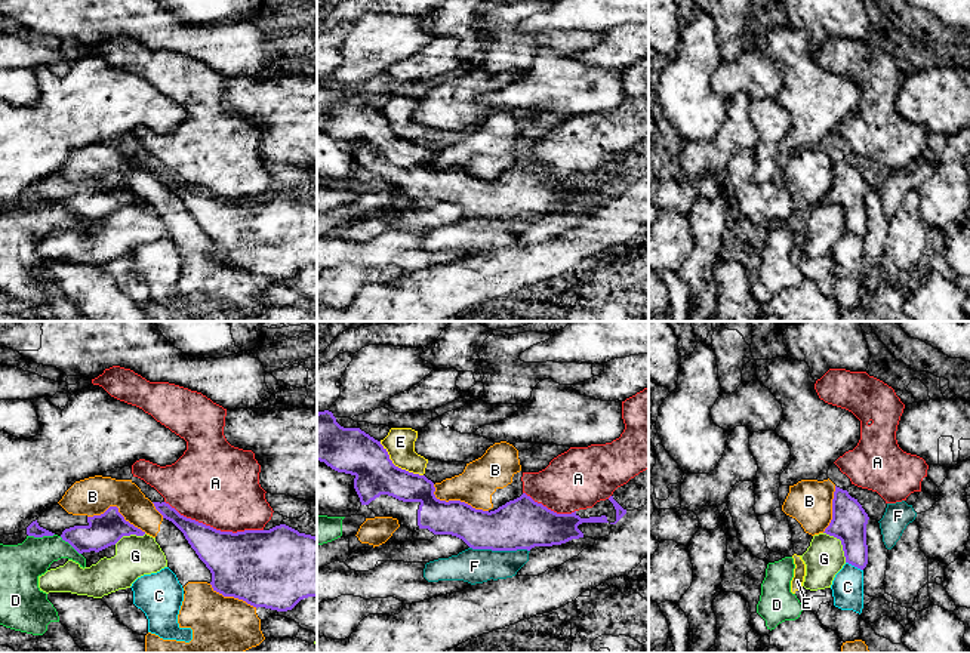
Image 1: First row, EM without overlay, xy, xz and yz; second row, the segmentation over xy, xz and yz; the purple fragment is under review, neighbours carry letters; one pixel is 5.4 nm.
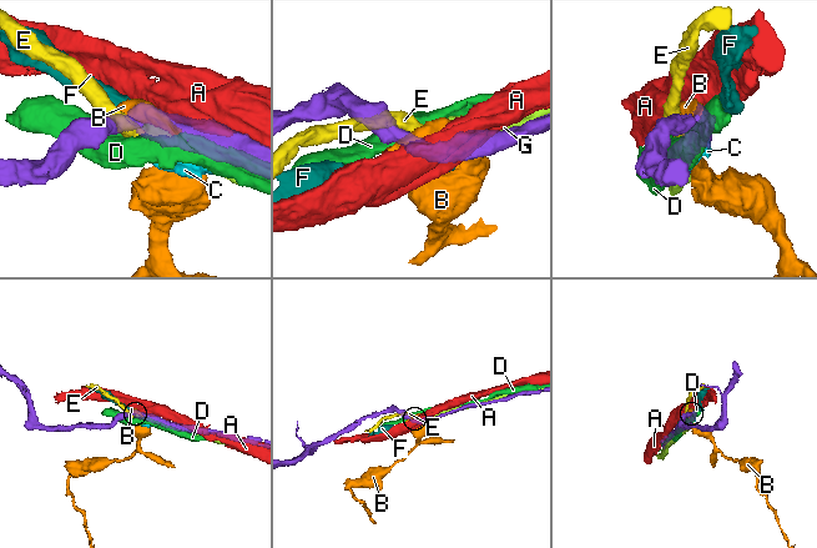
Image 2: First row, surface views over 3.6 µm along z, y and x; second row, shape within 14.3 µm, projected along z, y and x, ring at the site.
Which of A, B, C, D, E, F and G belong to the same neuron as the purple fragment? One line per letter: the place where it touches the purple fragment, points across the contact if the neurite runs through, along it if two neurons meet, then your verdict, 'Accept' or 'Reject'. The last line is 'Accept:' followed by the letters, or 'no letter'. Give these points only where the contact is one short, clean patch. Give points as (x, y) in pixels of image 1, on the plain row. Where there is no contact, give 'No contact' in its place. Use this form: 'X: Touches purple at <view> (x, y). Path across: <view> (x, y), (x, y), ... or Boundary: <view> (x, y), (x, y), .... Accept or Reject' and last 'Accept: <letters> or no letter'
A: Touches purple at xy (212, 196). Reject
B: Touches purple at xz (456, 169). Reject
C: Touches purple at yz (855, 234). Boundary: yz (846, 230), (862, 239). Reject
D: Touches purple at xy (40, 205). Reject
E: Touches purple at xz (397, 135). Boundary: xz (379, 110), (396, 134), (422, 144). Reject
F: Touches purple at xz (499, 218). Boundary: xz (470, 215), (529, 219). Reject
G: Touches purple at yz (841, 212). Reject
Accept: no letter

